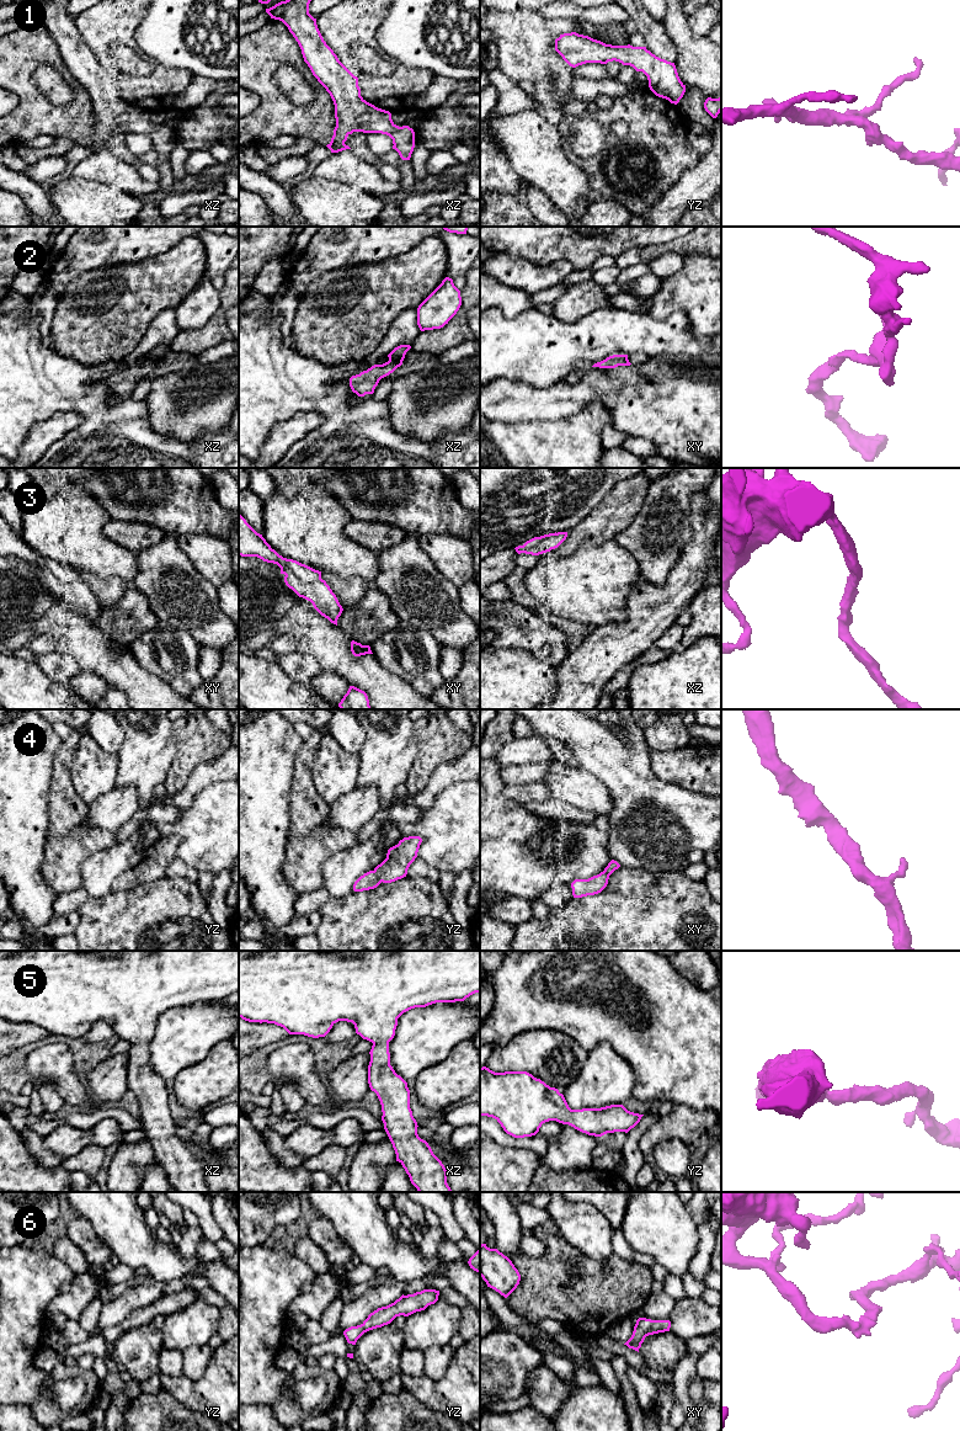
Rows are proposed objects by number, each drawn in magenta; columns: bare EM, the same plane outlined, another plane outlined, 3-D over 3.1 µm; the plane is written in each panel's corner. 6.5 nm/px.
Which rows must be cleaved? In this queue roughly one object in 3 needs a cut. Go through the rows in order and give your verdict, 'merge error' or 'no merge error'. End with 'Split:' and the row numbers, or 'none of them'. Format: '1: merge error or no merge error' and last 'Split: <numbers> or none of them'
1: no merge error
2: no merge error
3: no merge error
4: no merge error
5: no merge error
6: no merge error
Split: none of them

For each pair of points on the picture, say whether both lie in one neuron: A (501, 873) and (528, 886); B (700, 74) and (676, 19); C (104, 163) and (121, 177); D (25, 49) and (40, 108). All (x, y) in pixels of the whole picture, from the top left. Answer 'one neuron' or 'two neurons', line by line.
A: one neuron
B: one neuron
C: one neuron
D: one neuron

